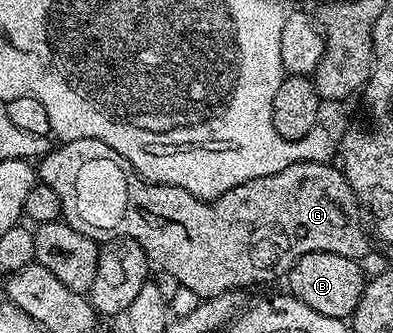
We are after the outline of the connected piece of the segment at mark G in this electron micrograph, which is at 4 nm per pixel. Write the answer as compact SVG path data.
M94 139L64 140L39 160L35 170L40 182L59 193L61 214L71 229L94 241L135 241L158 272L170 274L178 288L186 287L201 301L288 276L295 261L307 257L307 253L326 251L361 261L369 251L369 235L361 224L362 204L345 180L345 172L329 161L287 165L279 173L255 177L255 181L235 185L235 189L227 189L227 193L211 200L196 199L187 189L166 183L150 183L111 145Z

